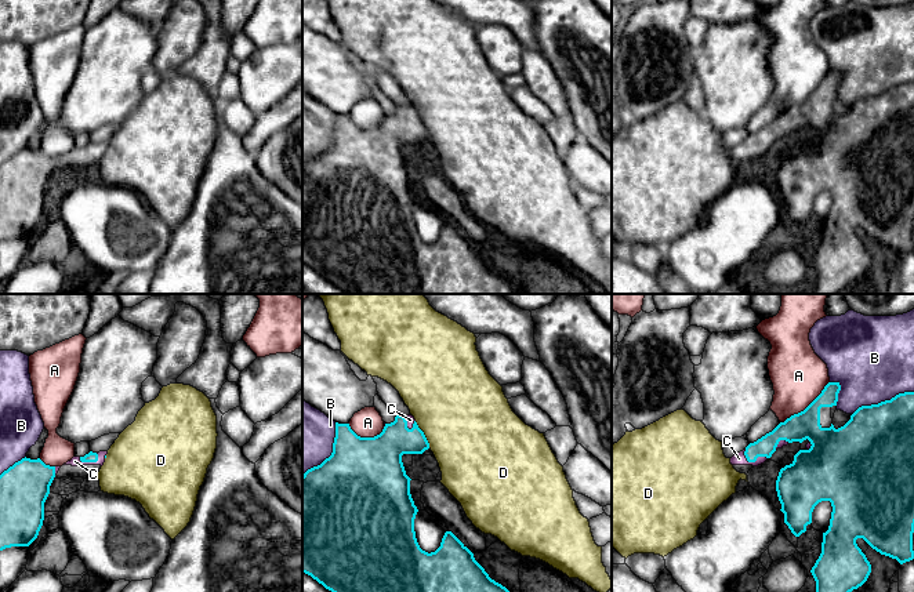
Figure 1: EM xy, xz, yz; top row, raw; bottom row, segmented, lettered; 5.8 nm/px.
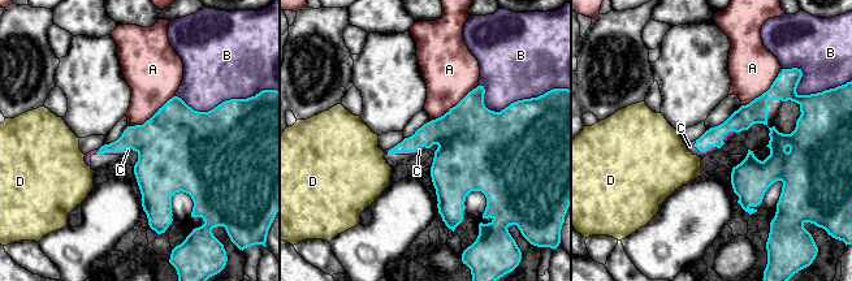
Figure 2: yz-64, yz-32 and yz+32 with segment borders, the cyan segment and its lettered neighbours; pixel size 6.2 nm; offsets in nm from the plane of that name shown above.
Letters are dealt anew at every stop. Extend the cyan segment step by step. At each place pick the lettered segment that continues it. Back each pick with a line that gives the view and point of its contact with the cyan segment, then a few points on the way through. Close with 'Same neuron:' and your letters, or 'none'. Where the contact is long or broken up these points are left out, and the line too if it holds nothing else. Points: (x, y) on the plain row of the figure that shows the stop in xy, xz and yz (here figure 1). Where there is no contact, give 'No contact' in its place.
C: Touches cyan at yz (753, 152)
Same neuron: C

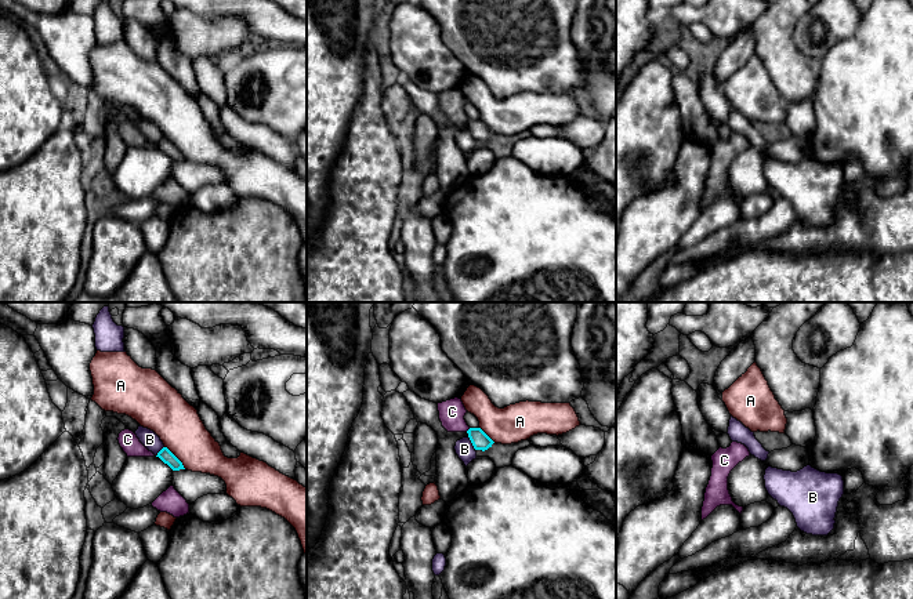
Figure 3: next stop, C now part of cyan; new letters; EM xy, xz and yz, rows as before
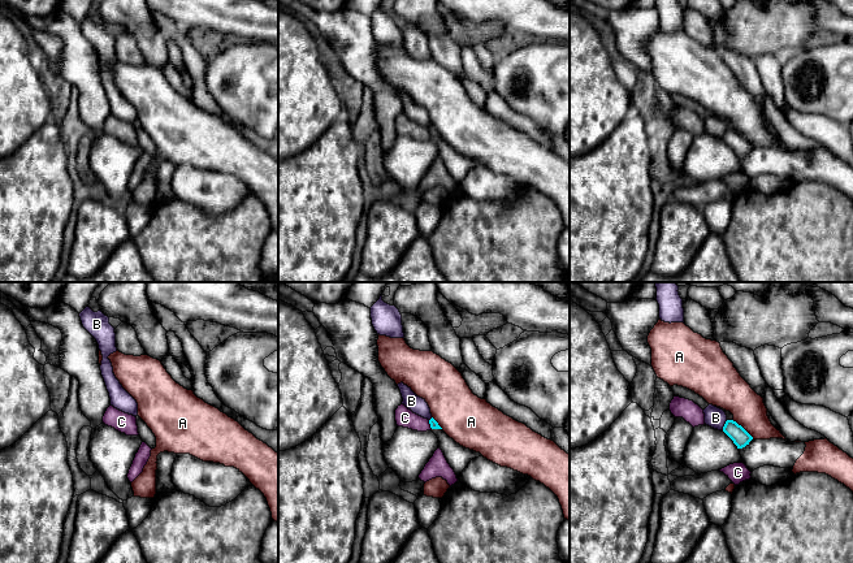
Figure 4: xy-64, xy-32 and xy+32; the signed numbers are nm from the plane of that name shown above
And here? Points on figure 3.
Same neuron: none

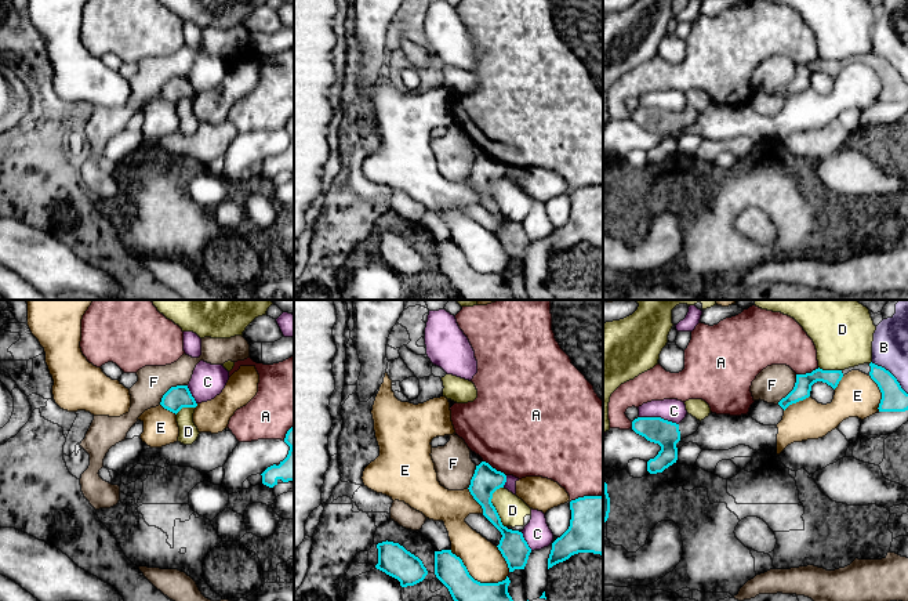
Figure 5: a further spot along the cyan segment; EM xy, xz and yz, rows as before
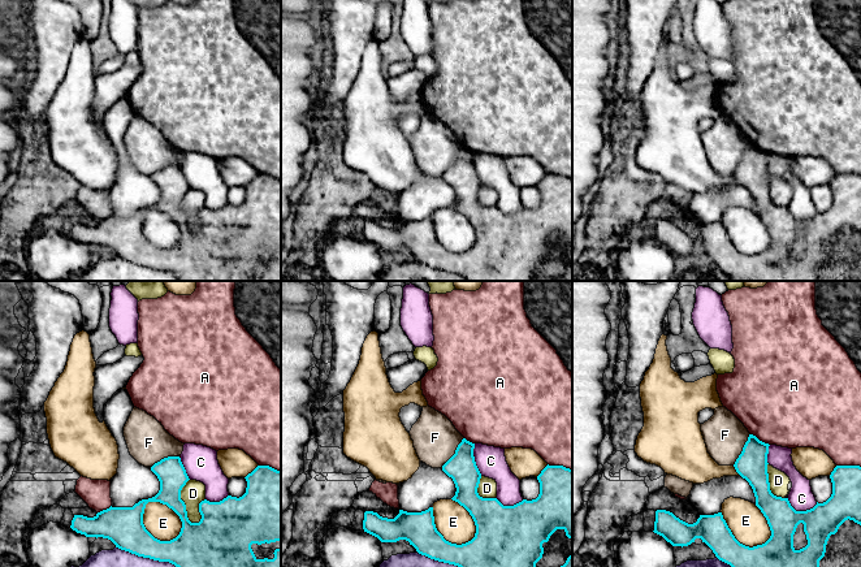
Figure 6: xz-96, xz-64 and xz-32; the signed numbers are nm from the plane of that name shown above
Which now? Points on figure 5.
Same neuron: none

